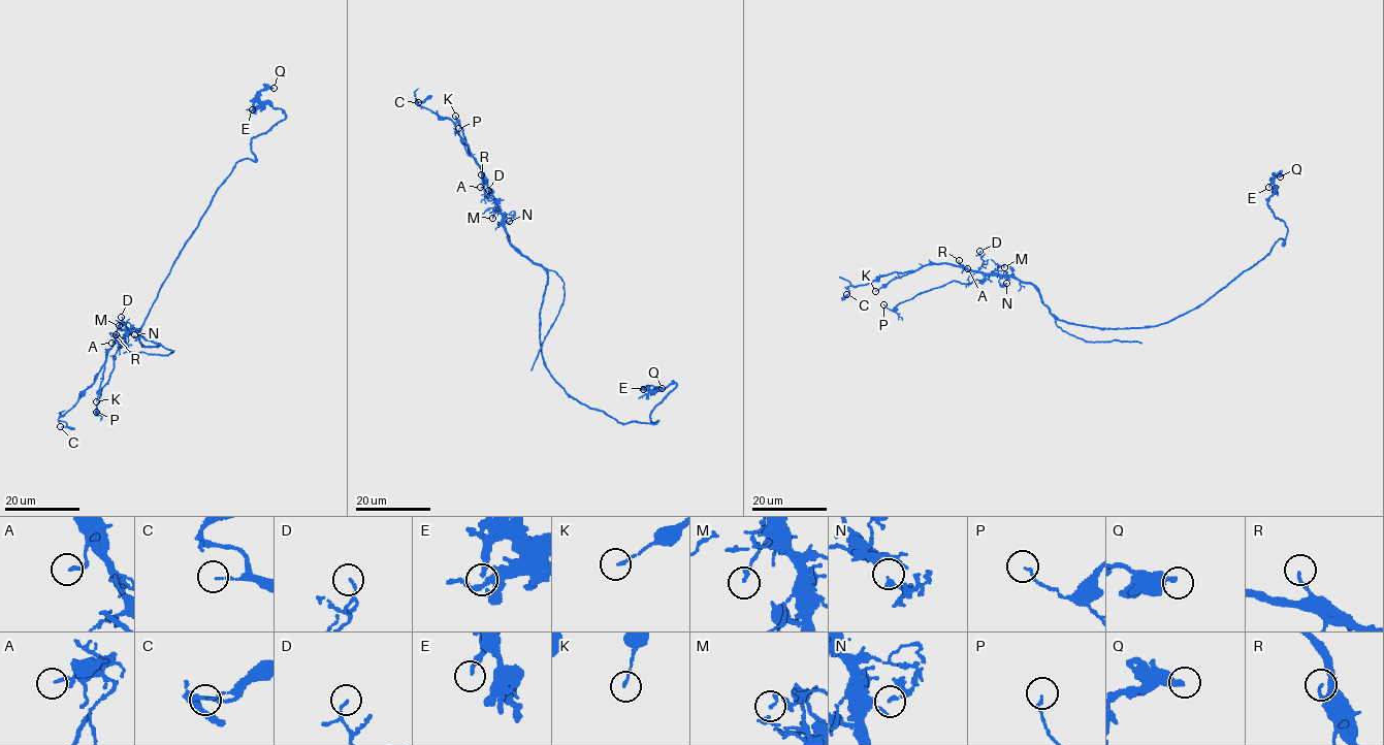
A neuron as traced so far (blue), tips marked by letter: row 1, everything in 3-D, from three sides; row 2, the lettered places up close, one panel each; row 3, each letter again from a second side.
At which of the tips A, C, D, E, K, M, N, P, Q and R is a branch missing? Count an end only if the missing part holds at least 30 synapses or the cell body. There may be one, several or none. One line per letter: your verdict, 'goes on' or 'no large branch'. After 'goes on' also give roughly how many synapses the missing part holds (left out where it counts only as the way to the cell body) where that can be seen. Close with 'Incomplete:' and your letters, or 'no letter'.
A: no large branch
C: no large branch
D: no large branch
E: no large branch
K: no large branch
M: no large branch
N: no large branch
P: no large branch
Q: no large branch
R: no large branch
Incomplete: no letter

